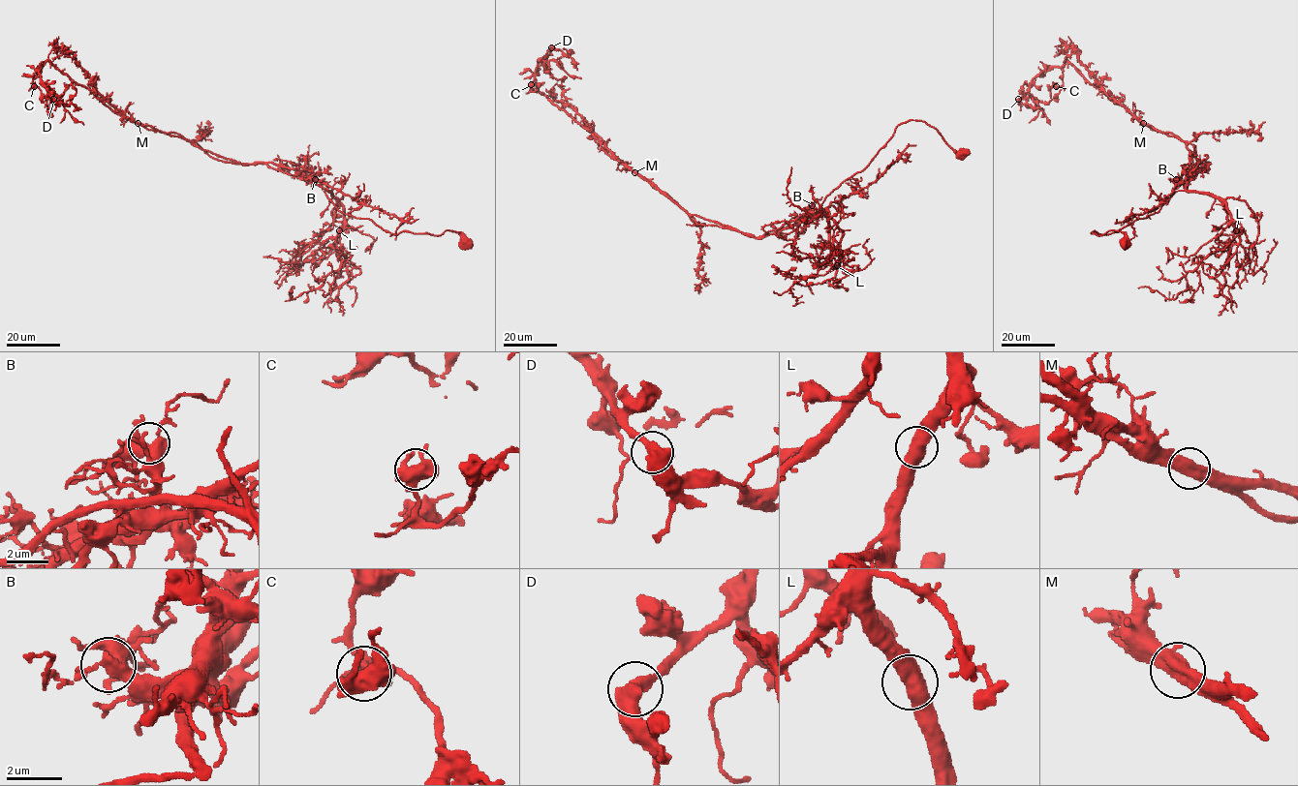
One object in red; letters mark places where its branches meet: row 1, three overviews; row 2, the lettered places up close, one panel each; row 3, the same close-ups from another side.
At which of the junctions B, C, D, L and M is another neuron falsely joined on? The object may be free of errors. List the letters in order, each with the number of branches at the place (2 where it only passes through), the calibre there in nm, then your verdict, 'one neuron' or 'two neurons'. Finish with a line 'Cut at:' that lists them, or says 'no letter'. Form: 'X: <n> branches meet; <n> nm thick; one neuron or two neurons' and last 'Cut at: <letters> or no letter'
B: 3 branches meet; 440 nm thick; one neuron
C: 3 branches meet; 500 nm thick; one neuron
D: 2 branches meet; 550 nm thick; one neuron
L: 2 branches meet; 550 nm thick; one neuron
M: 2 branches meet; 600 nm thick; two neurons
Cut at: M

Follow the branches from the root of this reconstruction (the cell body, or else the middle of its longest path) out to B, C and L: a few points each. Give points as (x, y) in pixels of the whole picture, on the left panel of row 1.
B: (465, 243), (458, 233), (449, 230), (441, 235), (386, 232), (370, 220), (341, 213), (315, 179)
C: (465, 243), (449, 230), (386, 232), (341, 213), (317, 185), (148, 130), (47, 60), (34, 86)
L: (465, 243), (449, 230), (441, 235), (386, 232), (370, 220), (341, 213), (324, 191), (343, 207), (339, 230)

